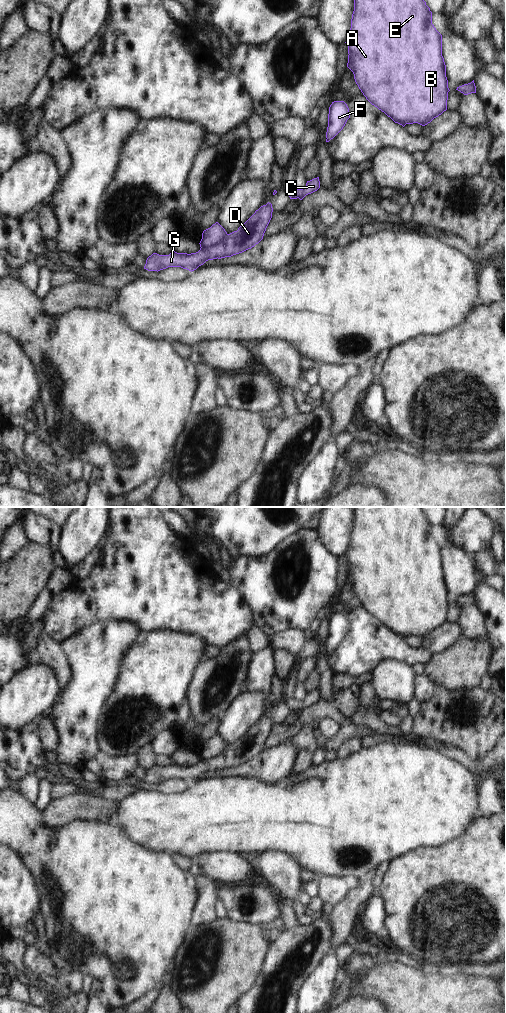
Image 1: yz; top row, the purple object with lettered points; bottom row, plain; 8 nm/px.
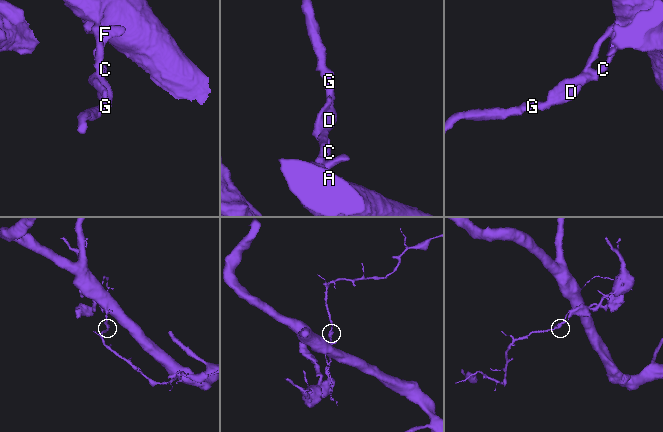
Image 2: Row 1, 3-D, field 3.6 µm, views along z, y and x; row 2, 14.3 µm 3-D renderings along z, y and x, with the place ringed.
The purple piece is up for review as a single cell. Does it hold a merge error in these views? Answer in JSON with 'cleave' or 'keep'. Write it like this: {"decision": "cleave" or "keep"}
{"decision": "cleave"}

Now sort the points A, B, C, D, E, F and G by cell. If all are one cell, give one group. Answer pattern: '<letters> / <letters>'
A B D E G / C F

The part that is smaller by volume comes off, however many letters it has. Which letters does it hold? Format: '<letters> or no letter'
C, F

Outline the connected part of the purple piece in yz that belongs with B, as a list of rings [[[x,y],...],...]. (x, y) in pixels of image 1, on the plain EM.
[[[353,507],[354,523],[351,531],[351,540],[346,551],[348,557],[347,579],[353,584],[354,591],[366,611],[379,622],[384,624],[395,635],[402,637],[418,635],[422,638],[430,635],[434,630],[447,622],[448,592],[446,589],[446,577],[442,568],[442,547],[432,536],[432,524],[426,517],[422,507]]]

